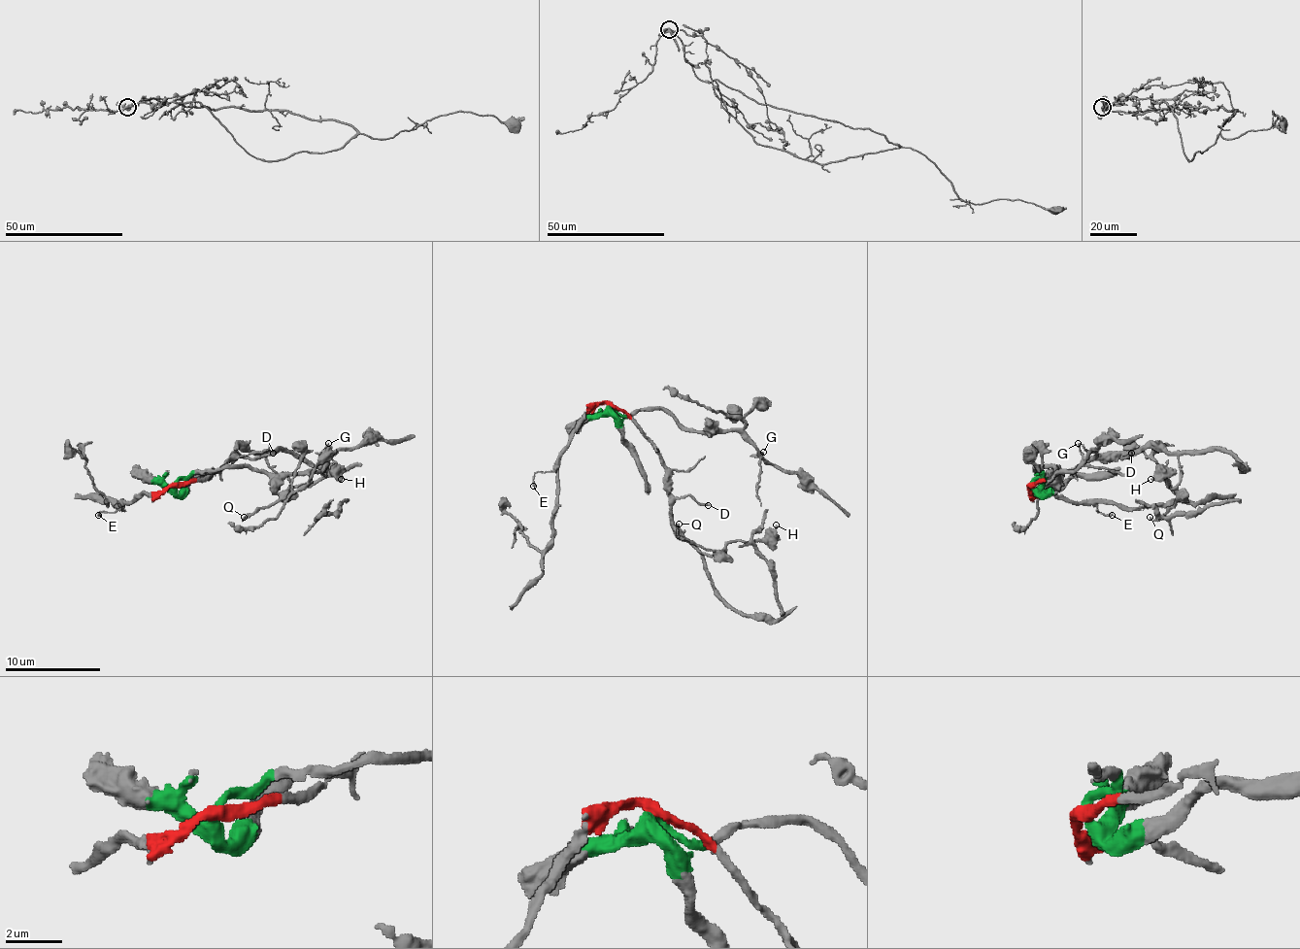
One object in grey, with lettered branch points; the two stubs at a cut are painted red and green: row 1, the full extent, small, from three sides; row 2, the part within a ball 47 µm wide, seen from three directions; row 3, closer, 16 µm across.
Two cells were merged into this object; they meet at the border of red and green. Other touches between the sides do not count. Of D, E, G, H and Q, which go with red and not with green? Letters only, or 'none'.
D, E, H, Q

